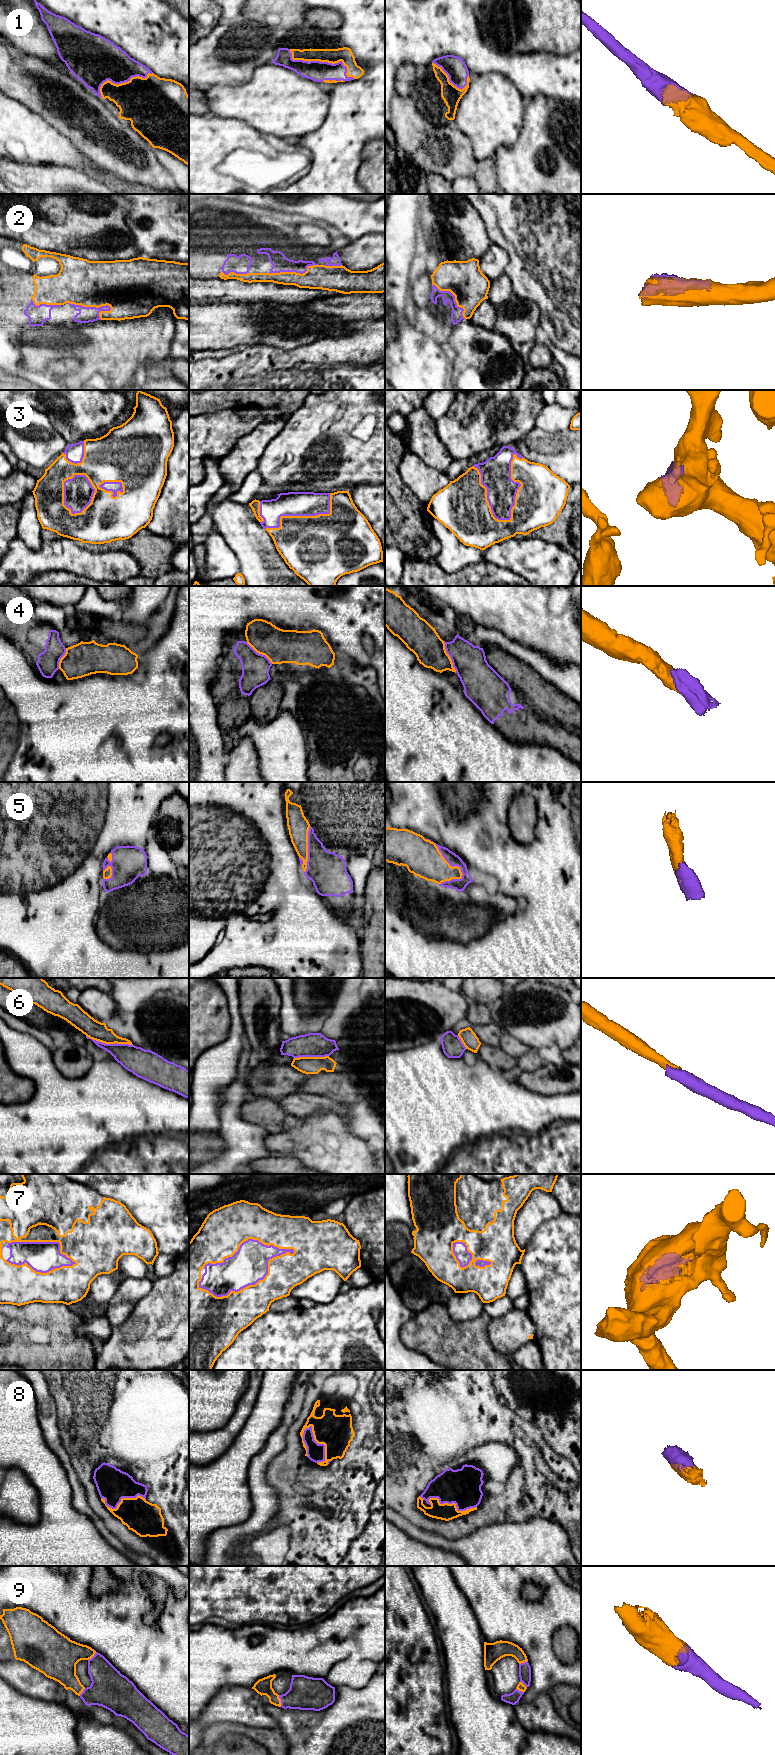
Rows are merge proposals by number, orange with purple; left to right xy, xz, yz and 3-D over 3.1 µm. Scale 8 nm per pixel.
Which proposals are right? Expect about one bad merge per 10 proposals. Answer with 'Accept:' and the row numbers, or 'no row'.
Accept: 1, 2, 3, 5, 7, 8, 9

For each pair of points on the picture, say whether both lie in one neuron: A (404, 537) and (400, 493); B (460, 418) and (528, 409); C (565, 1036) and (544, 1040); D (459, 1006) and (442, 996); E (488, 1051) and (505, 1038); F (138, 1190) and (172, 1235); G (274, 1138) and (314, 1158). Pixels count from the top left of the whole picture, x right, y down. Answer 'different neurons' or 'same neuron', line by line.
A: same neuron
B: same neuron
C: same neuron
D: same neuron
E: different neurons
F: same neuron
G: same neuron

